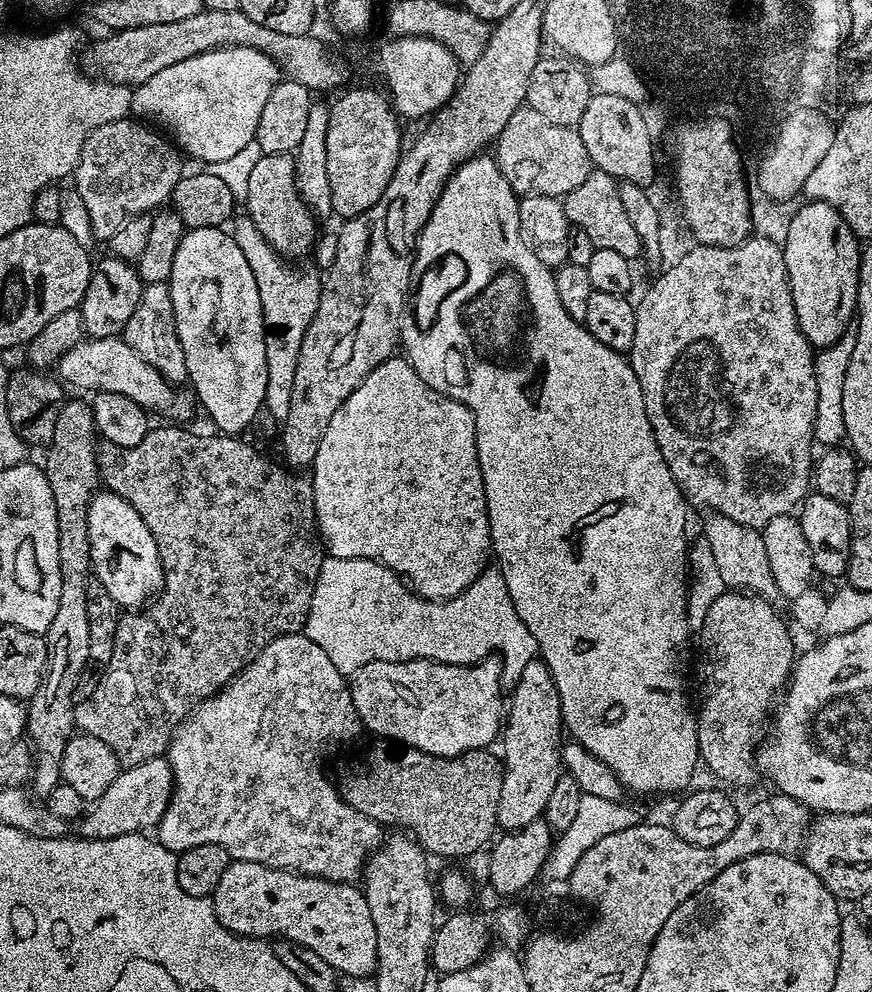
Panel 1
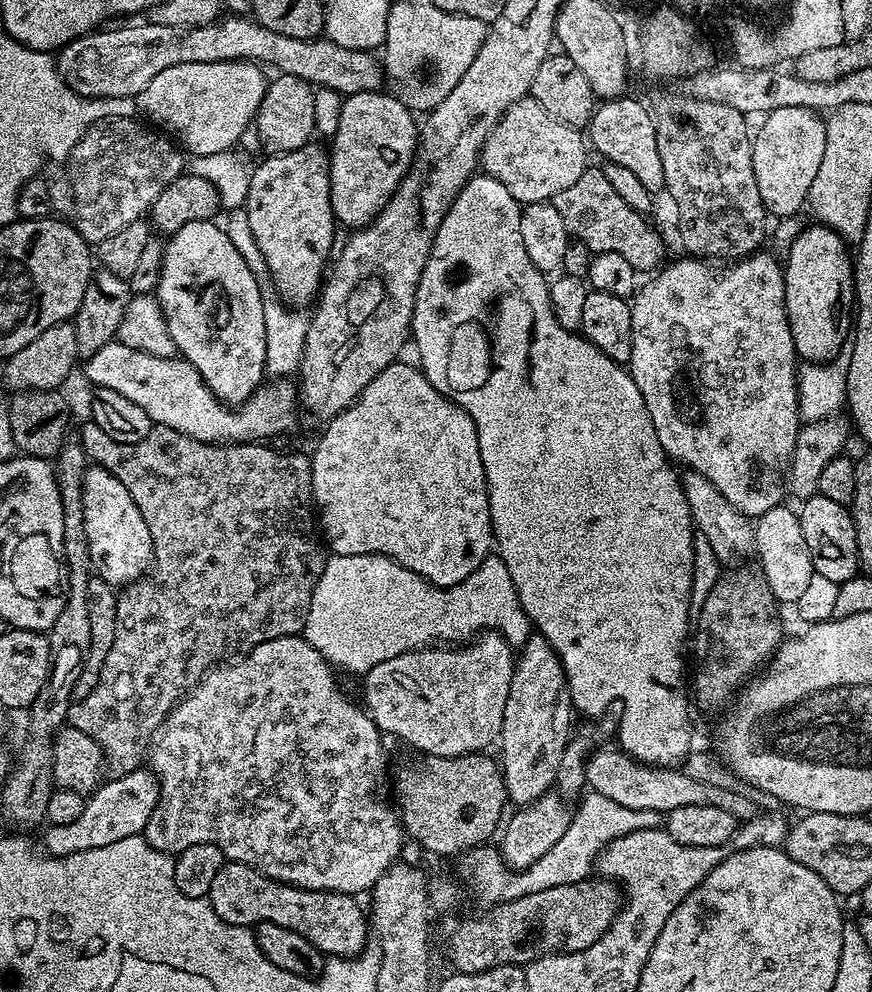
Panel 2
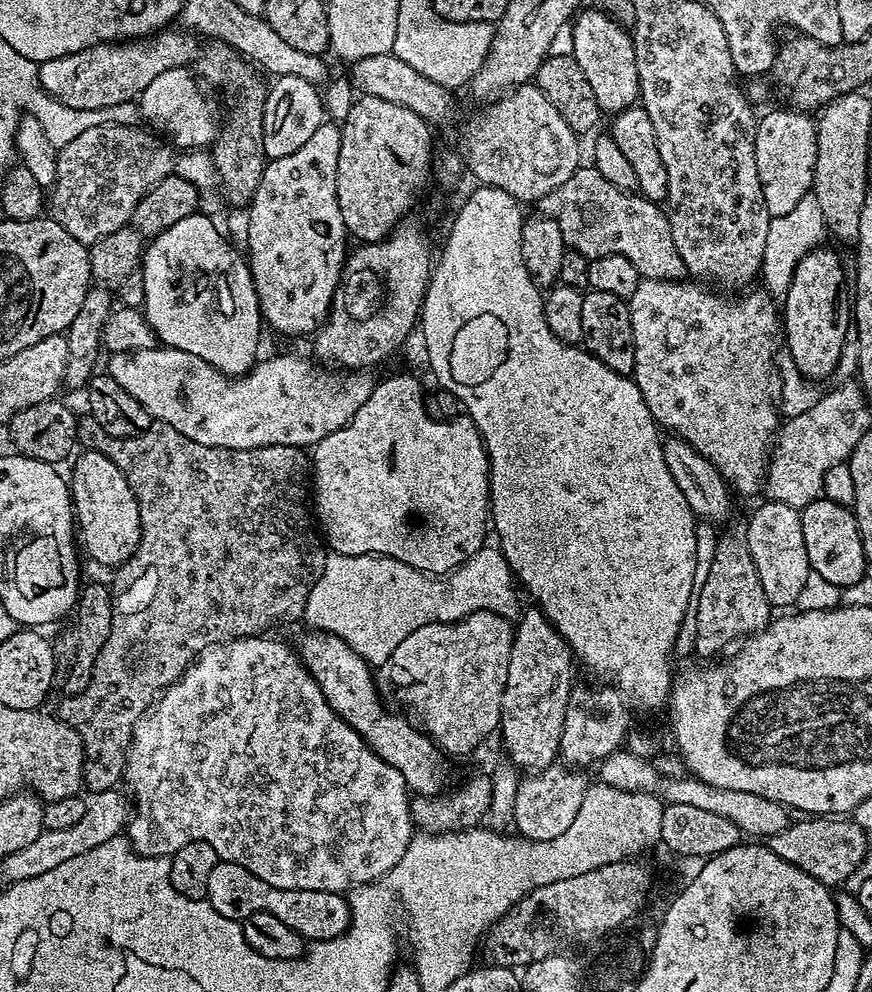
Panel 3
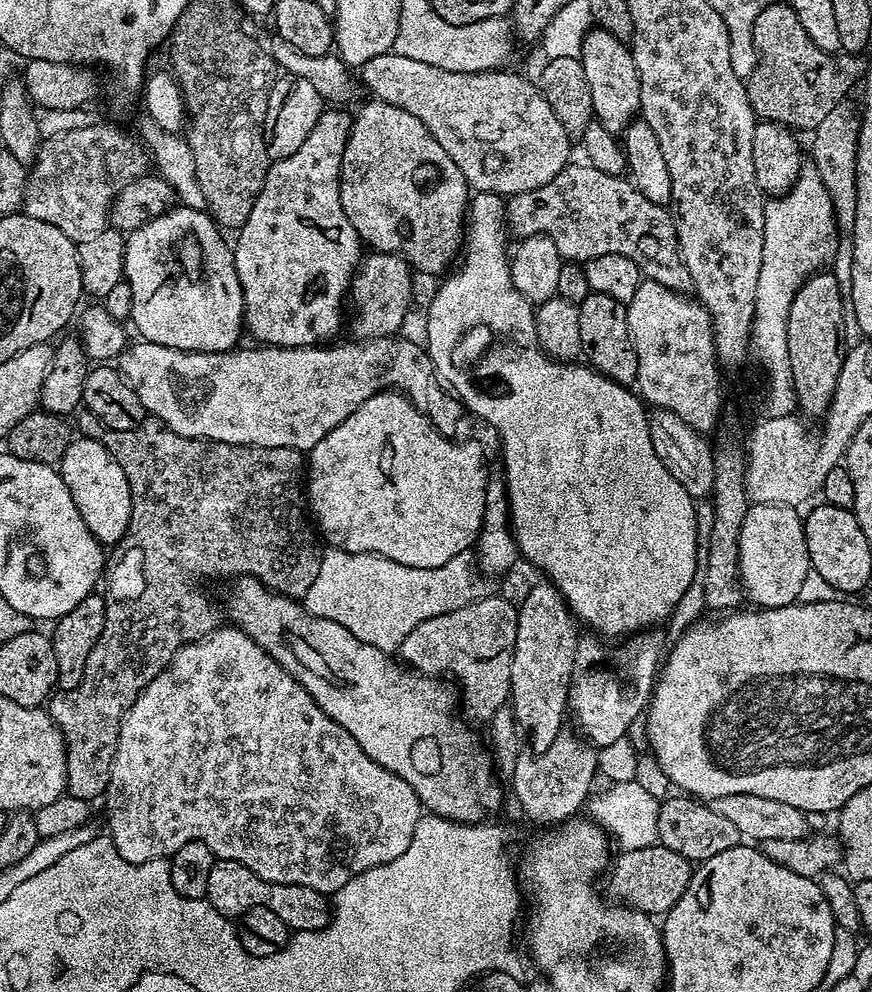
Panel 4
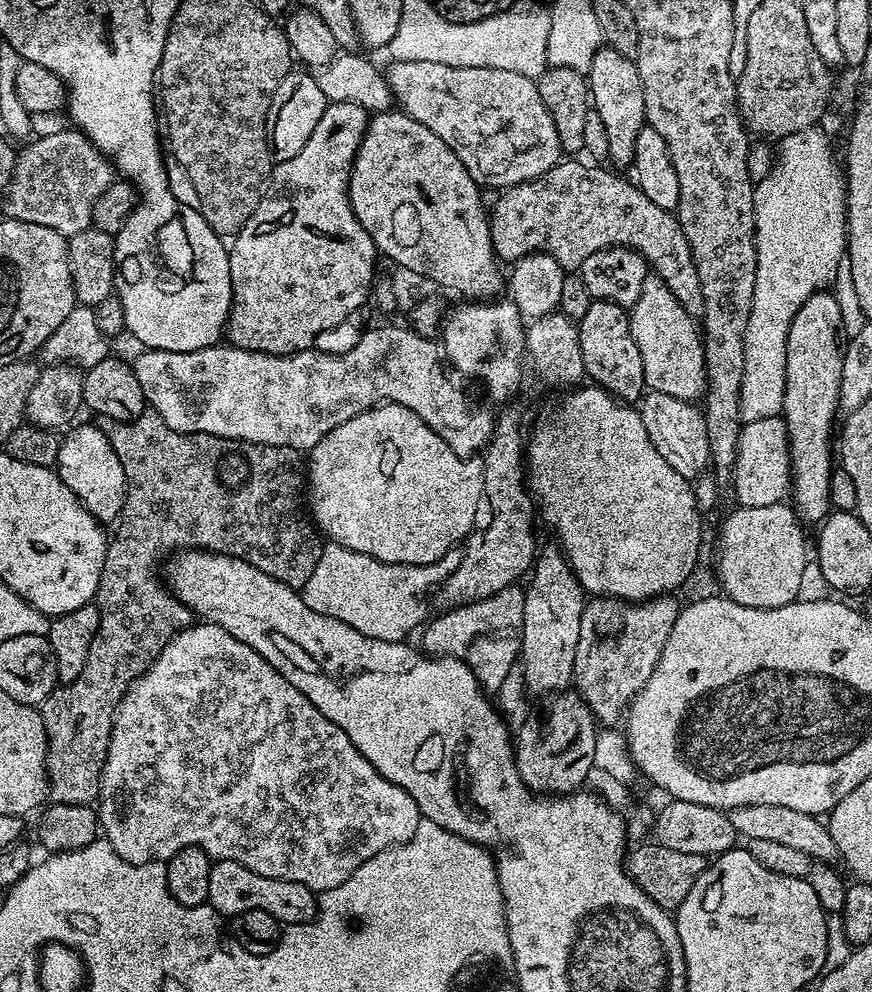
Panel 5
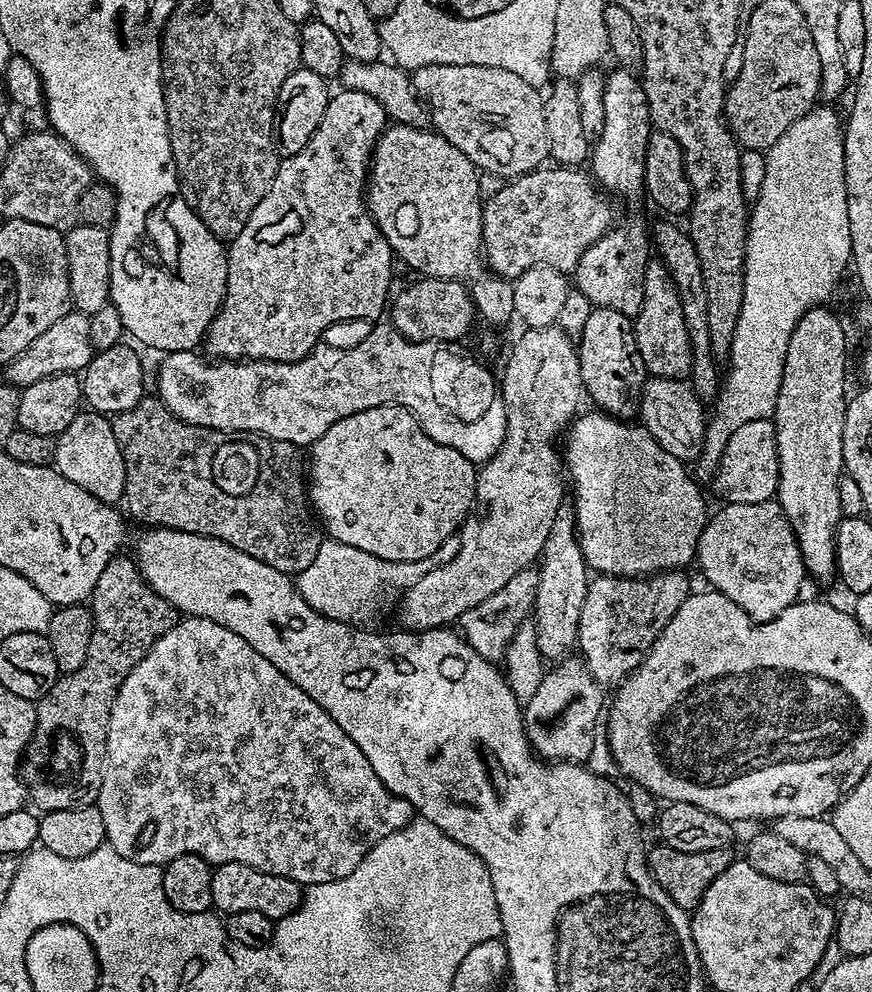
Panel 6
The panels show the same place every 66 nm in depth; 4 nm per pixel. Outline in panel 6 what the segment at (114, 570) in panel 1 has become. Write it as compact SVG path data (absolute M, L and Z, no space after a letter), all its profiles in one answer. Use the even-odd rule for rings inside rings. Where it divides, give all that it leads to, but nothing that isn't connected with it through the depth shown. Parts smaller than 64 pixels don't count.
M82 410L55 437L56 458L54 467L62 474L62 478L70 478L74 486L82 486L94 498L103 504L119 505L124 499L124 483L126 482L126 466L122 462L122 450L118 450L118 438L114 438L112 421L103 412Z

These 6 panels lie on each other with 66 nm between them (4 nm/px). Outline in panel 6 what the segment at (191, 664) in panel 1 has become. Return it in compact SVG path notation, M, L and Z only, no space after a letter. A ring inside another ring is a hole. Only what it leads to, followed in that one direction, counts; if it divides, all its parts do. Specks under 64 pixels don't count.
M145 395L134 407L125 412L115 413L111 417L114 438L118 438L118 450L122 450L122 462L126 466L126 482L124 483L123 507L128 507L127 515L149 528L173 528L190 534L202 534L210 538L218 538L238 550L242 554L250 554L250 558L258 558L266 566L274 566L274 570L289 574L299 574L314 562L314 554L318 554L322 539L321 529L314 519L313 509L310 507L310 497L306 491L306 460L300 457L301 449L290 442L282 442L274 438L259 436L253 432L223 432L206 426L194 426L180 420L155 395ZM117 554L113 556L112 561L106 566L106 570L102 570L98 582L94 586L90 597L90 607L92 610L92 633L90 634L90 650L86 650L86 662L82 662L82 666L78 666L78 670L61 675L57 679L56 684L47 692L42 699L36 704L36 728L32 732L32 740L28 743L27 749L22 757L22 779L26 789L26 796L29 801L32 800L37 804L35 807L41 813L53 812L54 810L70 810L71 808L81 808L82 806L95 805L100 787L102 786L102 770L104 769L104 755L106 754L106 734L108 733L108 723L110 722L110 710L114 698L118 694L118 690L122 686L122 682L126 678L126 674L130 674L130 670L134 670L134 666L138 666L138 662L142 662L142 658L154 646L154 642L162 634L166 634L166 630L170 630L177 622L178 613L172 607L170 602L166 602L166 598L162 598L158 594L154 594L154 590L145 584L144 579L140 577L140 570L136 567L136 561L131 555Z

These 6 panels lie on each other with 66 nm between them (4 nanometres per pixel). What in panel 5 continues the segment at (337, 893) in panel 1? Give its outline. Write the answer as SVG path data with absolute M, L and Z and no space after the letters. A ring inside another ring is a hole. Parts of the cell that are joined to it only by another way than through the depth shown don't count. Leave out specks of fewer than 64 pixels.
M217 860L210 870L210 894L208 903L221 917L231 918L246 910L266 910L281 925L305 924L317 913L317 893L309 890L302 882L286 882L278 878L266 878L262 874L254 874L254 870L246 870L233 860Z

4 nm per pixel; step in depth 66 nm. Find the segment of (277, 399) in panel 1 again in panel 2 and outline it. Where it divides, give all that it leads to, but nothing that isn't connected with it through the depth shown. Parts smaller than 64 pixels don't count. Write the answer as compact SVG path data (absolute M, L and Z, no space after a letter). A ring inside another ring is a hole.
M247 207L232 208L227 211L228 216L224 221L224 229L230 242L237 247L238 254L250 267L255 280L261 288L261 296L264 300L264 321L266 327L266 362L265 371L274 378L286 378L299 371L301 356L304 353L306 330L308 329L309 317L300 313L303 311L288 307L278 299L272 285L271 276L266 266L261 250L251 233L250 218Z

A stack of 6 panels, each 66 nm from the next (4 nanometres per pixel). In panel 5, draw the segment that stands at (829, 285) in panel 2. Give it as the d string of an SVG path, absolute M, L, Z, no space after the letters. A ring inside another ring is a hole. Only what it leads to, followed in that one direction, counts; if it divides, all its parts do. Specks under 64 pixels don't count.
M831 291L816 292L806 302L802 302L802 310L794 314L794 322L790 322L790 334L786 338L786 394L782 419L788 428L788 449L792 455L790 471L792 487L790 500L796 509L796 515L805 525L819 525L830 511L828 495L830 494L830 478L834 467L834 428L836 412L841 411L840 387L842 386L842 358L845 341L842 329L846 312L831 296Z

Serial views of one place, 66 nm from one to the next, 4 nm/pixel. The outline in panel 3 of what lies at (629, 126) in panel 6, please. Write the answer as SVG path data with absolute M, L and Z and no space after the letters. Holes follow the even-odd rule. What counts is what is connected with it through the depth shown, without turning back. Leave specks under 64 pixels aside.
M595 10L587 11L581 11L571 21L573 30L571 56L576 59L578 66L582 66L582 74L586 74L586 82L590 82L590 87L594 90L594 98L598 98L601 113L625 112L640 98L640 79L634 58L634 42L629 29L621 28L606 14Z

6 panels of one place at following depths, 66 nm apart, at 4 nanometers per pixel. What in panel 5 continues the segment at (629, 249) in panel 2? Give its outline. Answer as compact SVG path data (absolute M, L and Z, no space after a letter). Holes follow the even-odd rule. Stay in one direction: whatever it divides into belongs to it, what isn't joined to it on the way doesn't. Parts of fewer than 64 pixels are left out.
M564 158L559 164L554 165L550 170L546 170L546 174L542 174L533 180L527 180L521 184L515 184L512 188L503 189L499 193L500 196L496 200L496 205L490 208L490 223L492 226L492 250L496 253L501 261L515 262L528 256L531 252L545 252L550 254L558 263L566 270L579 270L582 262L586 262L586 258L590 258L590 254L594 254L598 250L606 250L607 248L632 248L645 260L649 269L662 282L666 282L666 290L670 290L670 294L674 294L674 298L678 298L678 306L682 306L682 310L686 310L686 314L690 314L694 318L700 318L704 315L704 303L702 302L702 285L698 279L698 269L694 266L694 258L690 254L690 242L686 242L686 234L682 234L682 226L678 222L675 212L667 212L662 210L662 206L654 206L654 202L650 202L650 198L646 198L646 194L642 194L642 190L637 188L631 179L623 180L620 176L615 176L612 172L600 168L604 166L593 166L591 163L583 164L580 158Z

